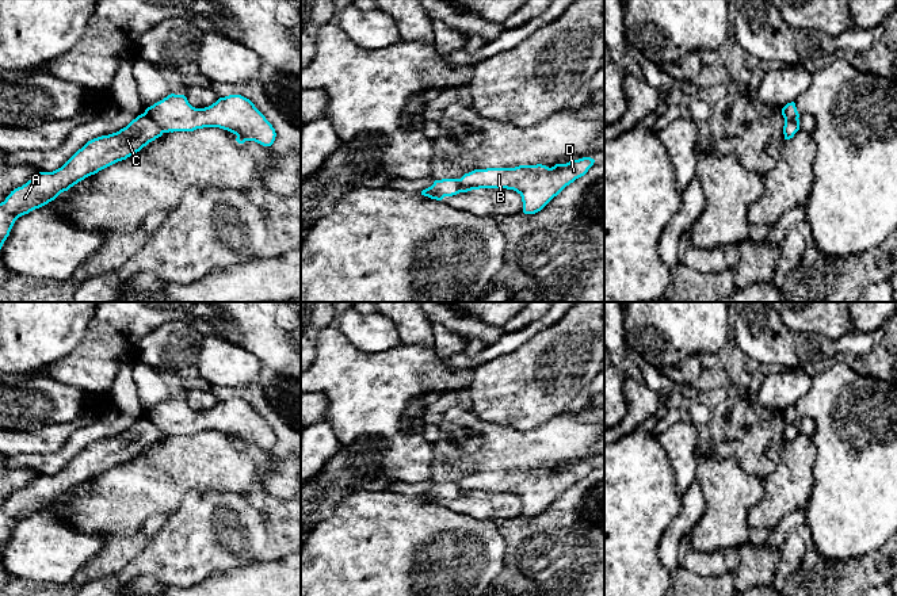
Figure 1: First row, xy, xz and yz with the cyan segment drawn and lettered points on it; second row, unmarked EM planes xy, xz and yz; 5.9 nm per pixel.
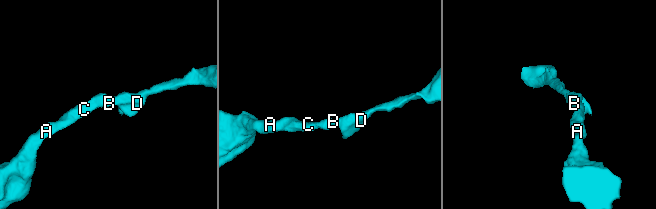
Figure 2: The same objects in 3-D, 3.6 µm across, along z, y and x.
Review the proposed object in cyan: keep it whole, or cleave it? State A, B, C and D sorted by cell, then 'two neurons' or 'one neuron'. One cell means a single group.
A C / B D | two neurons

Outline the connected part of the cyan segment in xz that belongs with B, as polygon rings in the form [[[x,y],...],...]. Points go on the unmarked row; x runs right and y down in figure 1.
[[[583,461],[549,471],[542,467],[515,471],[486,471],[465,477],[459,485],[465,496],[480,492],[507,492],[522,500],[523,516],[541,515],[554,500],[576,482],[584,480],[595,463]]]

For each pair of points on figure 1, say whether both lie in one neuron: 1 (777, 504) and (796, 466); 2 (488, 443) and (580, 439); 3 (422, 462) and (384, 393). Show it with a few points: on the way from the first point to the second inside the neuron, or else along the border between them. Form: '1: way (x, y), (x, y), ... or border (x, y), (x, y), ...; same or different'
1: way (783, 495), (794, 481), (794, 476); same
2: way (511, 443), (548, 443), (557, 439); same
3: way (404, 444), (384, 424), (384, 411); same

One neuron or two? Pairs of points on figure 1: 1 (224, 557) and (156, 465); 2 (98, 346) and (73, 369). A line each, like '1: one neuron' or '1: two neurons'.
1: two neurons
2: one neuron

